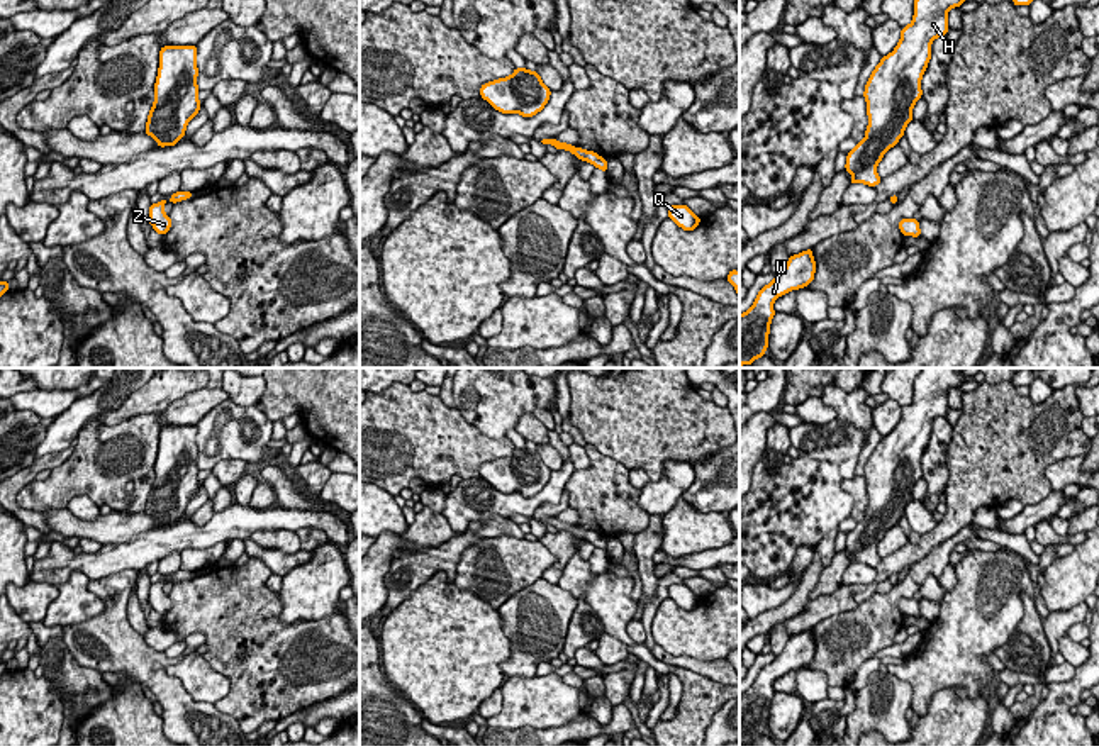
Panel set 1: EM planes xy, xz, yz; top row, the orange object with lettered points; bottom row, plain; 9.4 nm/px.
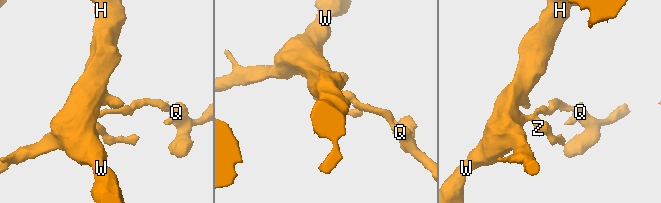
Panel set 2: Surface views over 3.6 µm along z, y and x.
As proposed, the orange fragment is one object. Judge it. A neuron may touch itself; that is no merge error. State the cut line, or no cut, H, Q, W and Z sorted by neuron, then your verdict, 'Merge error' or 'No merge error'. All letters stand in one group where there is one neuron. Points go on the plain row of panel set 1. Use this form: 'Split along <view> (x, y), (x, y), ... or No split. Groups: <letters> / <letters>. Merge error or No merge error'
No split. Groups: H Q W Z. No merge error

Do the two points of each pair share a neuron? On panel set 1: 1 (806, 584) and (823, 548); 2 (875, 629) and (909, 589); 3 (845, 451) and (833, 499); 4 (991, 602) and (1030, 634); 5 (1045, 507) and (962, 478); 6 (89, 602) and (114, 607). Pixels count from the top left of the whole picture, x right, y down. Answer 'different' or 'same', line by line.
1: different
2: same
3: different
4: different
5: different
6: different

